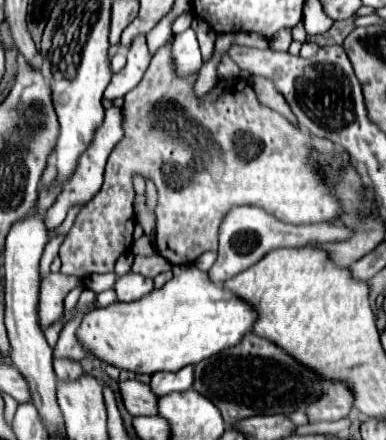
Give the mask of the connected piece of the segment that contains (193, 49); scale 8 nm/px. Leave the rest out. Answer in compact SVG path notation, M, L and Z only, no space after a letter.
M186 29L172 39L172 59L178 77L188 77L200 69L200 47L194 29Z

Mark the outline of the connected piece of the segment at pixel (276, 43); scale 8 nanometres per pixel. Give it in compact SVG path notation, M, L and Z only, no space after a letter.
M286 29L286 31L278 33L278 35L270 41L270 49L272 49L272 51L288 51L290 43L292 43L292 35L290 35L290 31Z

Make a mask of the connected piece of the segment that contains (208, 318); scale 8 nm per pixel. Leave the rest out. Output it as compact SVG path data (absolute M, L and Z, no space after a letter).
M180 265L172 271L174 277L164 287L154 289L142 299L130 303L112 303L104 309L94 309L88 313L88 317L84 317L82 325L78 327L80 343L104 363L134 373L152 375L156 371L178 371L184 365L200 363L224 349L230 349L232 345L238 345L244 335L252 333L254 323L258 321L258 313L254 307L250 307L250 303L210 281L208 273L196 269L196 265Z

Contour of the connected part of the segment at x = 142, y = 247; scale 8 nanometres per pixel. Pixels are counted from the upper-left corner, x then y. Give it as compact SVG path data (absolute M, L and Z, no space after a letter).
M148 235L140 237L138 241L134 241L134 245L132 245L132 251L134 251L134 253L142 253L142 255L148 255L148 253L152 253L152 251L154 251L152 239L150 239Z

